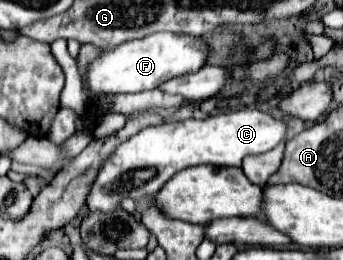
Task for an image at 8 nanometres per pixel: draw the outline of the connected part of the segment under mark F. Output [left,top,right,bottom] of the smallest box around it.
[88,33,210,93]

